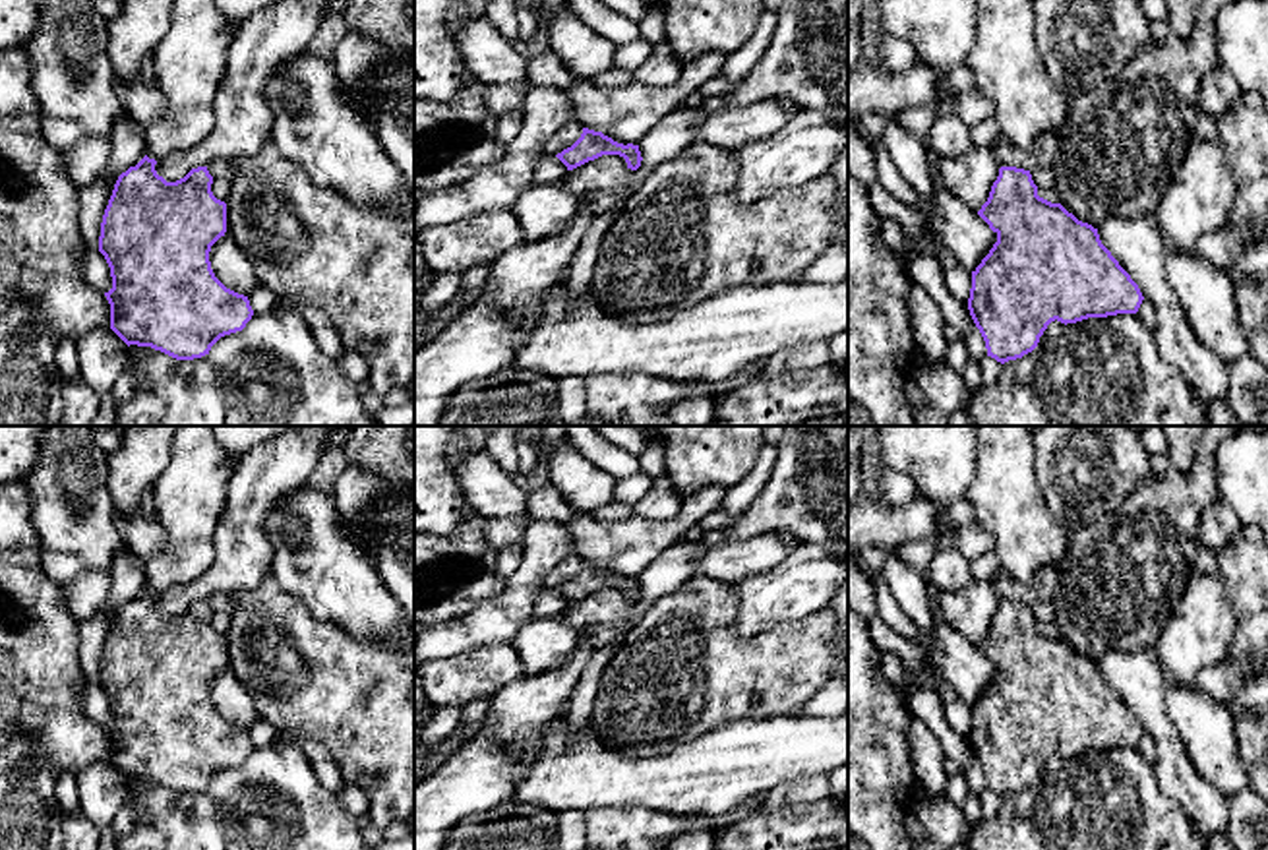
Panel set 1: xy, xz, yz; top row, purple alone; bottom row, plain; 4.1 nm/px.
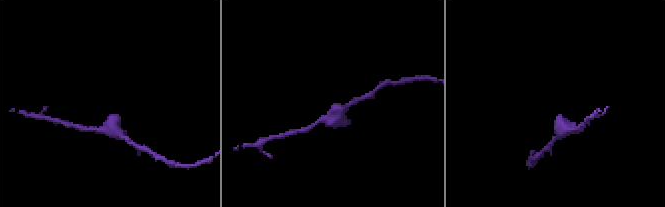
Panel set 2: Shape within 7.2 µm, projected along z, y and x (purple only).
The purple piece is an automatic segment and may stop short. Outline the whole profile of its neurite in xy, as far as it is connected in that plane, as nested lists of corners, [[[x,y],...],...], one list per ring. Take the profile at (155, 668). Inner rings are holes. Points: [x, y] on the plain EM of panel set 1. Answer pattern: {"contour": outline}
{"contour": [[[147,589],[122,606],[103,649],[99,685],[105,689],[112,722],[110,763],[130,780],[151,780],[176,794],[209,788],[225,769],[242,765],[254,744],[248,730],[226,722],[213,707],[211,680],[226,666],[226,637],[211,625],[207,600],[166,616]]]}

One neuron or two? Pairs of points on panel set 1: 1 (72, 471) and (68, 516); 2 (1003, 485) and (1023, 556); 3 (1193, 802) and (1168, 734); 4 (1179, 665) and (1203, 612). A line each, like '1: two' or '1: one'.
1: one
2: one
3: one
4: one

